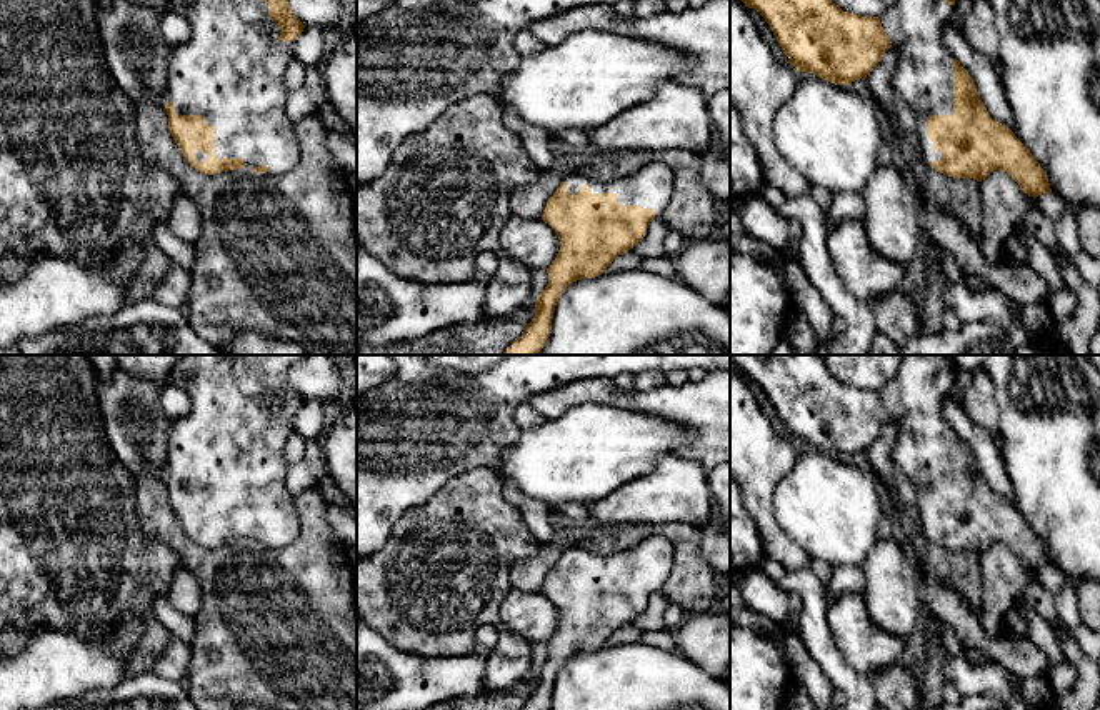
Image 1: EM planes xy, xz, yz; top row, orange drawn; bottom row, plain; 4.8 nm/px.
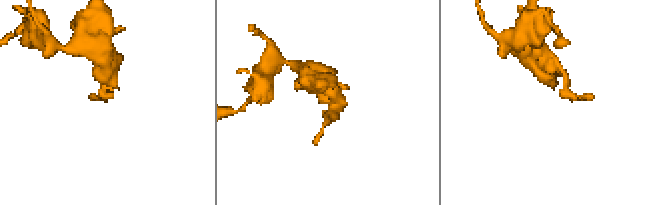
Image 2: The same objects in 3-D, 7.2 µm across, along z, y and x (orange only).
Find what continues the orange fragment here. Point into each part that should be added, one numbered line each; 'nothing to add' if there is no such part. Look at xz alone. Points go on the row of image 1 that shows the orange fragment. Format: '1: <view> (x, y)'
1: xz (652, 187)

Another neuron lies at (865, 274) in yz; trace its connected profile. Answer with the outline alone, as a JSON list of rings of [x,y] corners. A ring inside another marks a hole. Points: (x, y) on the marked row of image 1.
[[[847,220],[828,233],[827,248],[843,287],[867,302],[907,282],[907,270],[877,253],[862,220]]]

